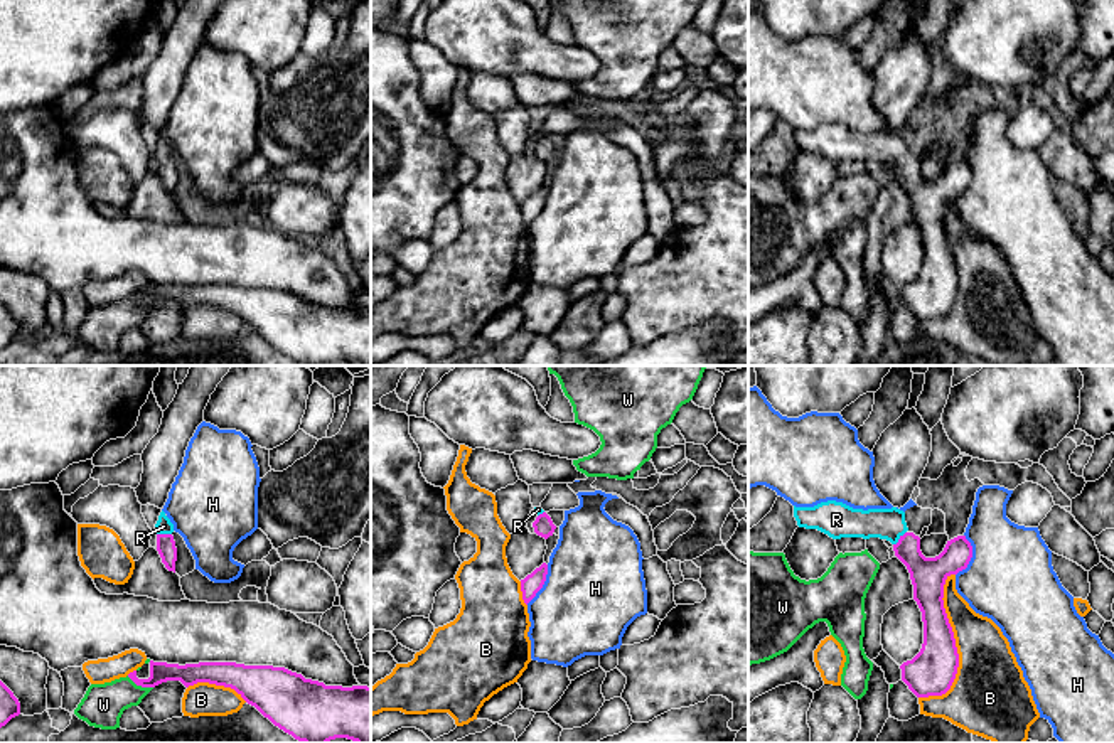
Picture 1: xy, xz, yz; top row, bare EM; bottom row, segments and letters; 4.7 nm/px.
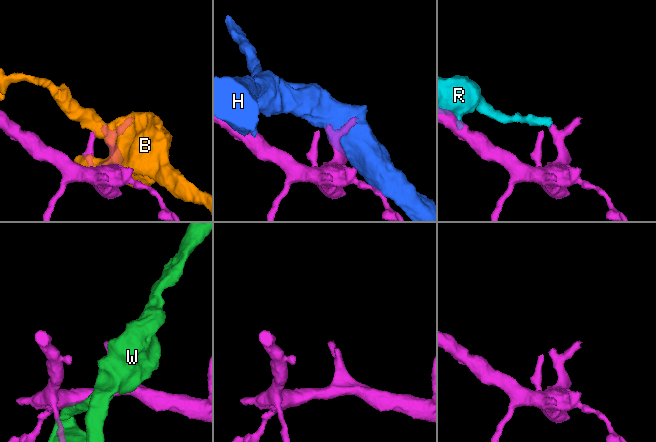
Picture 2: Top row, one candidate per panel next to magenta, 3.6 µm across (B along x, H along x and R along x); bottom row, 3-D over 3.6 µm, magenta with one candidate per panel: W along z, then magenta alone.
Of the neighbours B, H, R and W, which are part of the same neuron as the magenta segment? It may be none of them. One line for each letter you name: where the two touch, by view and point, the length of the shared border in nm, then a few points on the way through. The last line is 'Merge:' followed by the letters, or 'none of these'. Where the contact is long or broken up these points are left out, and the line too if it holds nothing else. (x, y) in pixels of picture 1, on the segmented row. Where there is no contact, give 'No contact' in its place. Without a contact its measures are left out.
R: Touches magenta at yz (900, 538). Shared border 90 nm. Path across: yz (927, 575), (900, 538), (889, 524)
Merge: R

